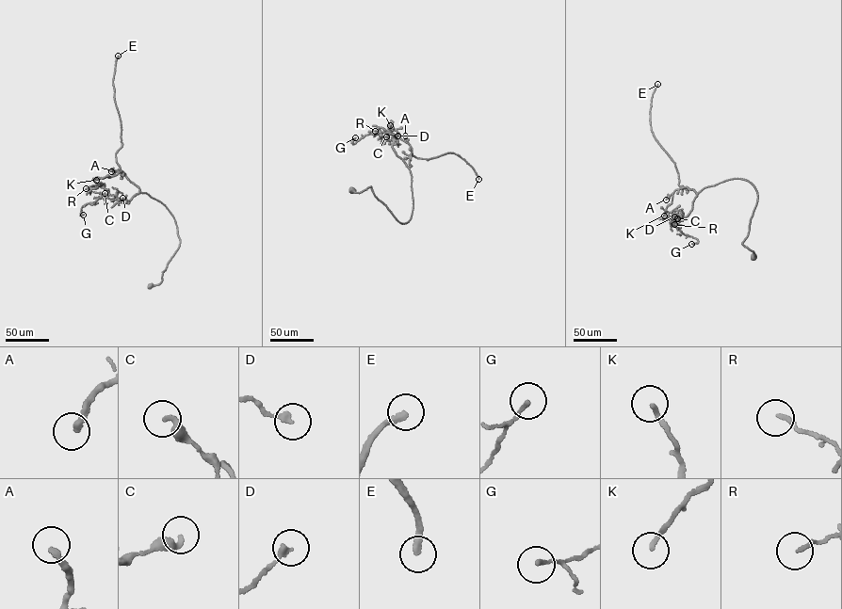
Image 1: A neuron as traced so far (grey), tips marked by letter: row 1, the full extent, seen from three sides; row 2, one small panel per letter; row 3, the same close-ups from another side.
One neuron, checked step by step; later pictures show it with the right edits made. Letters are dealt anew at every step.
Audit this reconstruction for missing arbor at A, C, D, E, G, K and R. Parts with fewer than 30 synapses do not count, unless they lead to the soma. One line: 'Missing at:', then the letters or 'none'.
Missing at: A, E

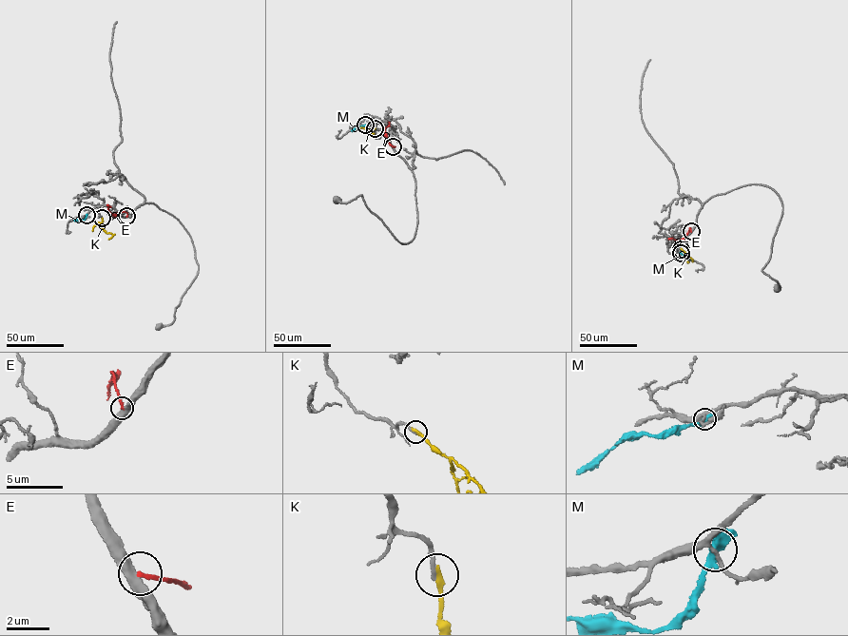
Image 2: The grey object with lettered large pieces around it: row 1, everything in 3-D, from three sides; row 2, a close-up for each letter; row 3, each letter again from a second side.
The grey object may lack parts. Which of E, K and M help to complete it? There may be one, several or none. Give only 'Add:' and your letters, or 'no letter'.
Add: no letter

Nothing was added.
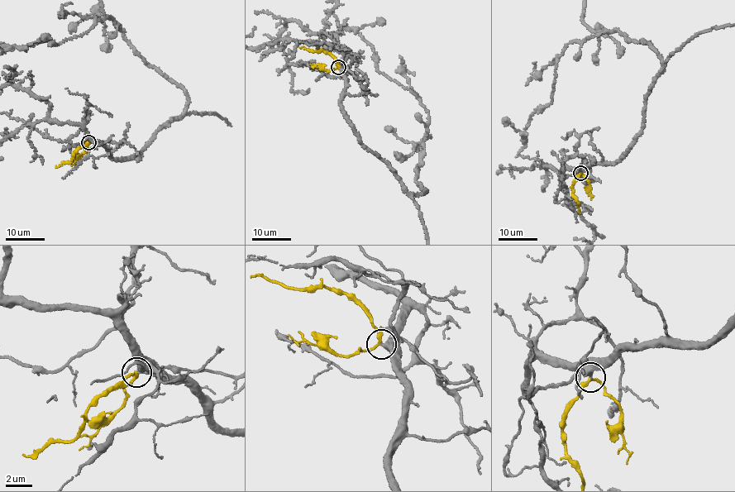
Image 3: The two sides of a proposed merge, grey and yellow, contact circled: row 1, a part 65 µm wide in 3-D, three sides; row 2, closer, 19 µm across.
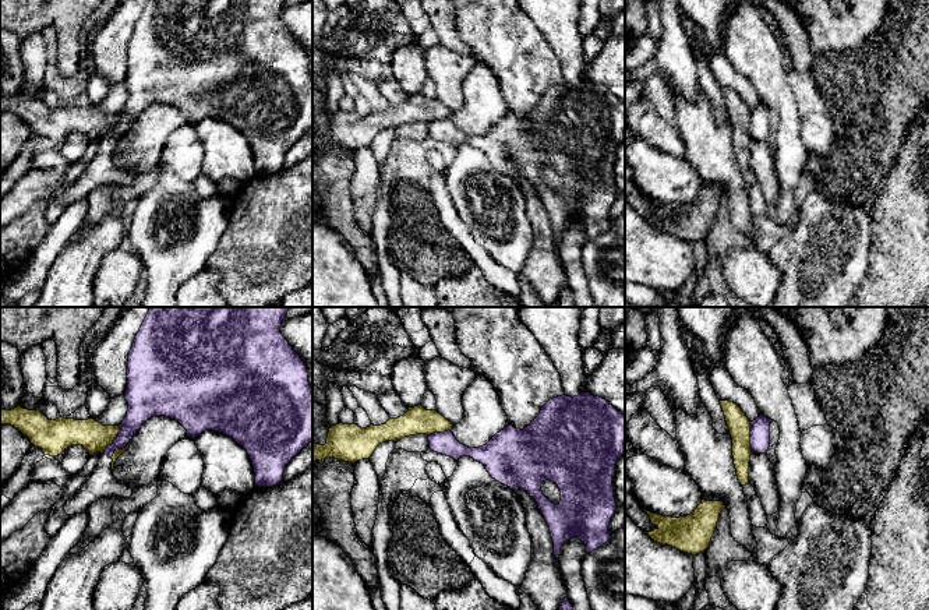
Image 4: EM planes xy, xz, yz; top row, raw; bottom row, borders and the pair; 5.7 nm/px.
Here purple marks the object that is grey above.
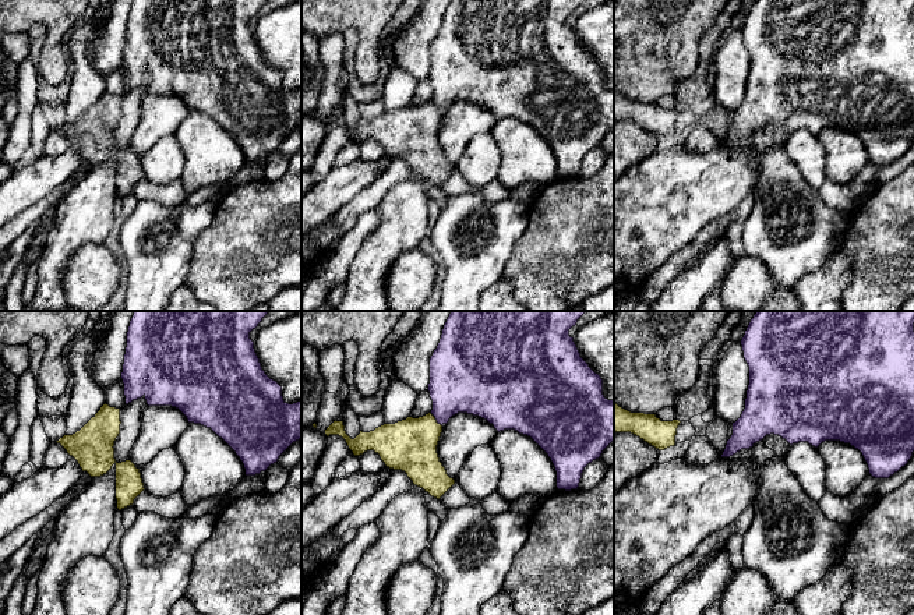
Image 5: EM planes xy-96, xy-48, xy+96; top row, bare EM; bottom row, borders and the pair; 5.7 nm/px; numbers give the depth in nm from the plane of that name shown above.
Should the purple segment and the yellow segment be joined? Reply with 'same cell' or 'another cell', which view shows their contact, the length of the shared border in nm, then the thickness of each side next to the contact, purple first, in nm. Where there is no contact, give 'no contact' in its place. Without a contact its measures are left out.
another cell | xy | 190 nm | 170/170 nm

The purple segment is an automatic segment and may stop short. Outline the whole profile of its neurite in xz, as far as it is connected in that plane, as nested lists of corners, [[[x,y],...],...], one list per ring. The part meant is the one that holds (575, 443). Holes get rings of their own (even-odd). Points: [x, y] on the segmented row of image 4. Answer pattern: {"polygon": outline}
{"polygon": [[[590,392],[577,396],[550,399],[538,416],[523,430],[508,426],[485,445],[469,448],[460,444],[451,430],[428,436],[430,449],[458,461],[470,456],[483,463],[492,479],[515,491],[523,489],[536,500],[554,542],[558,561],[562,544],[577,537],[591,553],[605,544],[611,532],[608,525],[617,511],[612,480],[615,463],[625,454],[625,415]],[[545,480],[554,482],[561,491],[561,501],[551,503],[541,491]]]}

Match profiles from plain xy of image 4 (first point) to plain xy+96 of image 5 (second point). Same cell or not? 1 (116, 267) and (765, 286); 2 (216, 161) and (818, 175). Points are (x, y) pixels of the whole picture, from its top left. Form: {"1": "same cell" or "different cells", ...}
{"1": "same cell", "2": "different cells"}

